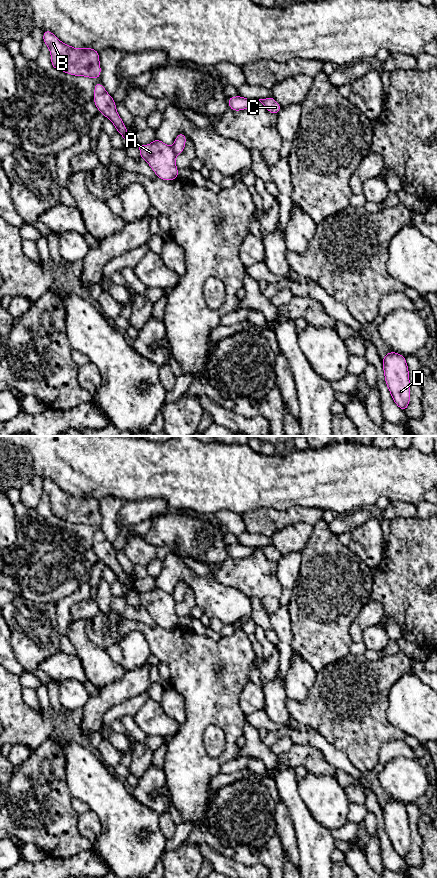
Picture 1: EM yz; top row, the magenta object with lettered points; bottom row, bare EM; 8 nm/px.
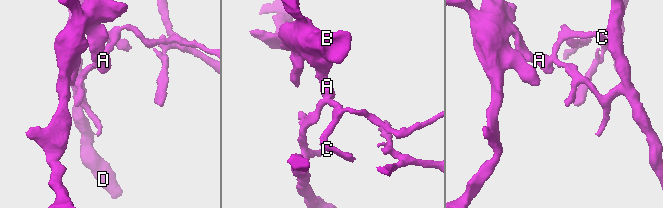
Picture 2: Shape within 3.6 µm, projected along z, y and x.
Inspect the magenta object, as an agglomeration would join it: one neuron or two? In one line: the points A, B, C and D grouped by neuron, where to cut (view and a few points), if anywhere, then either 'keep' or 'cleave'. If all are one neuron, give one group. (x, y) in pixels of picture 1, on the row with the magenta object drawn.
groups A B / C D; cut yz (171, 147), (176, 154); cleave

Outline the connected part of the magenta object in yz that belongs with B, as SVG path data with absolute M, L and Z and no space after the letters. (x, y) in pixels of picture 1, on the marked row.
M43 31L44 44L51 55L52 68L73 76L98 79L101 75L99 52L89 47L76 49L60 41L51 31Z

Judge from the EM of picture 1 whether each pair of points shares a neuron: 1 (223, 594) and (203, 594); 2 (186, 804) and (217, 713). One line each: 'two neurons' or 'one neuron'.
1: one neuron
2: one neuron

